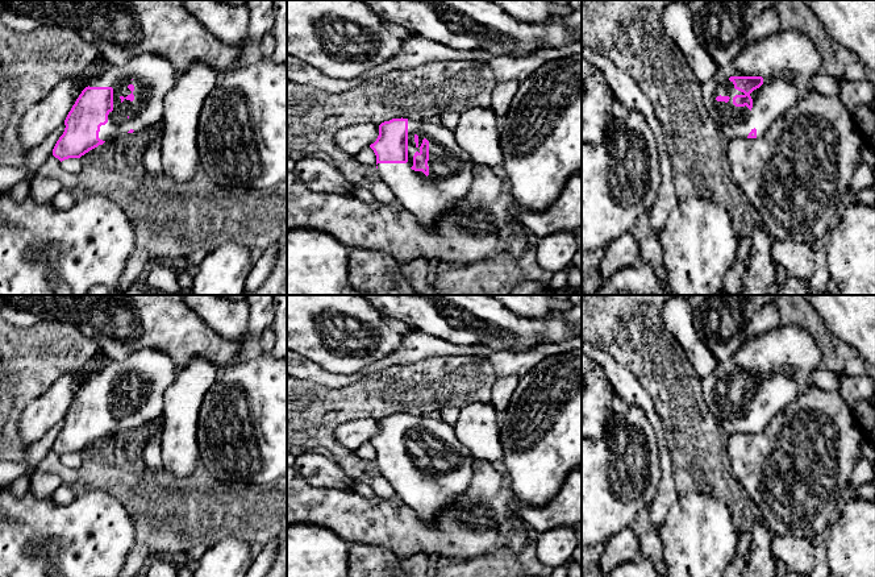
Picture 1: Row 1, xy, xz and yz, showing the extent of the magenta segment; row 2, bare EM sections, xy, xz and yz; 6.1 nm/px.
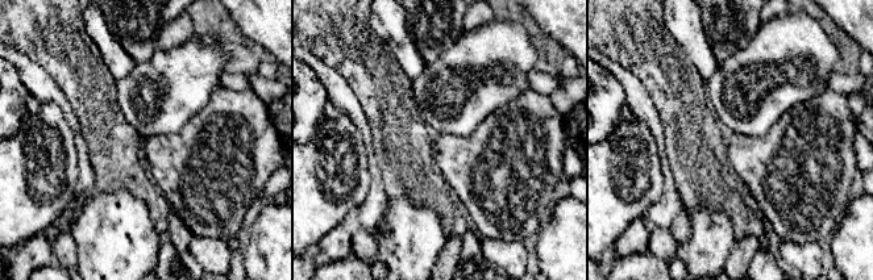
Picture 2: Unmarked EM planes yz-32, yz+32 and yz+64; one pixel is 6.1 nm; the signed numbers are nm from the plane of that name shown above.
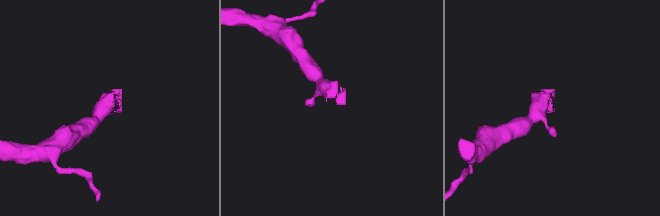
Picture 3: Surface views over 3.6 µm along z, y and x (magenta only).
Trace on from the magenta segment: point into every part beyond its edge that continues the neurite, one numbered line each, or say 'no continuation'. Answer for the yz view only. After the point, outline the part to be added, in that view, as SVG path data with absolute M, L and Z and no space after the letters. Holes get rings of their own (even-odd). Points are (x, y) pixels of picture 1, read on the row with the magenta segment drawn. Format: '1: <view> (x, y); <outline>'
1: yz (787, 59); M779 29L768 38L743 47L732 62L718 67L705 83L701 83L701 101L717 129L729 140L747 138L754 128L757 129L757 137L761 137L801 97L813 92L811 78L817 74L820 66L821 55L807 33L795 29ZM730 76L763 78L763 84L750 94L753 99L751 109L746 105L736 107L733 104L736 95L745 94L734 88L733 82L729 80Z

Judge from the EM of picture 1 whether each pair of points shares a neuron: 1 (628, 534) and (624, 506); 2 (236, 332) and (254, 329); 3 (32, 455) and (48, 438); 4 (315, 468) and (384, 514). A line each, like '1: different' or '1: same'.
1: different
2: different
3: same
4: different

